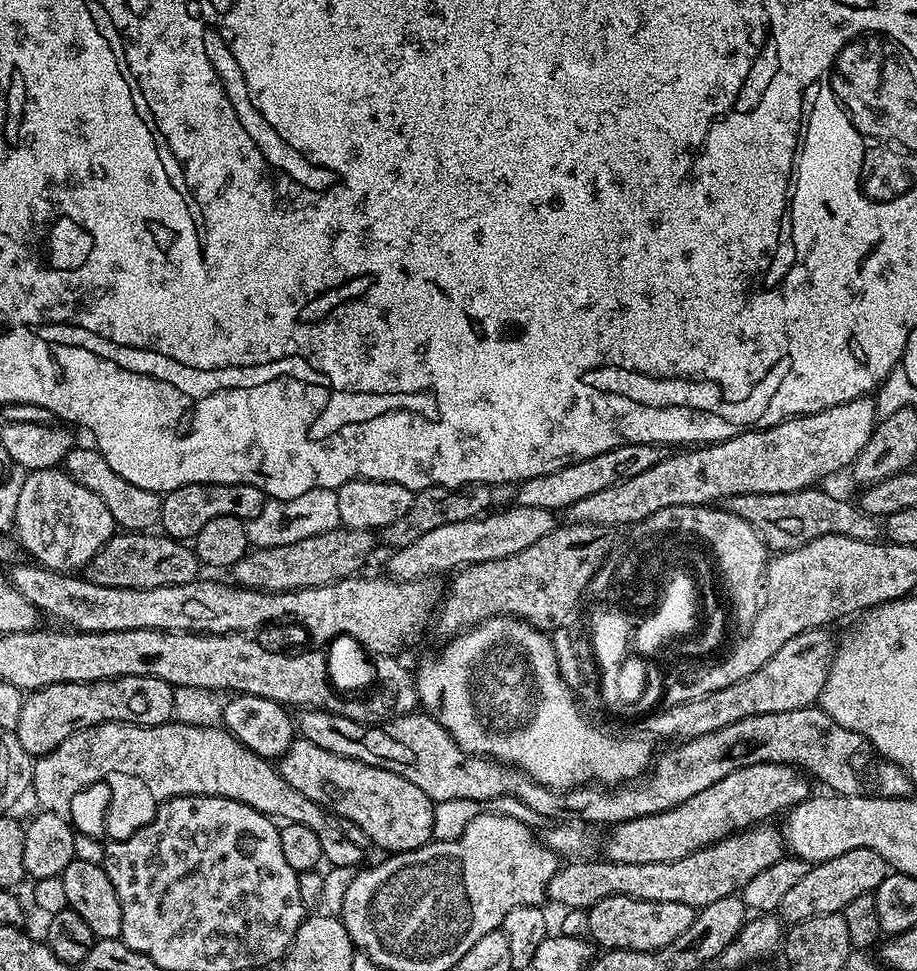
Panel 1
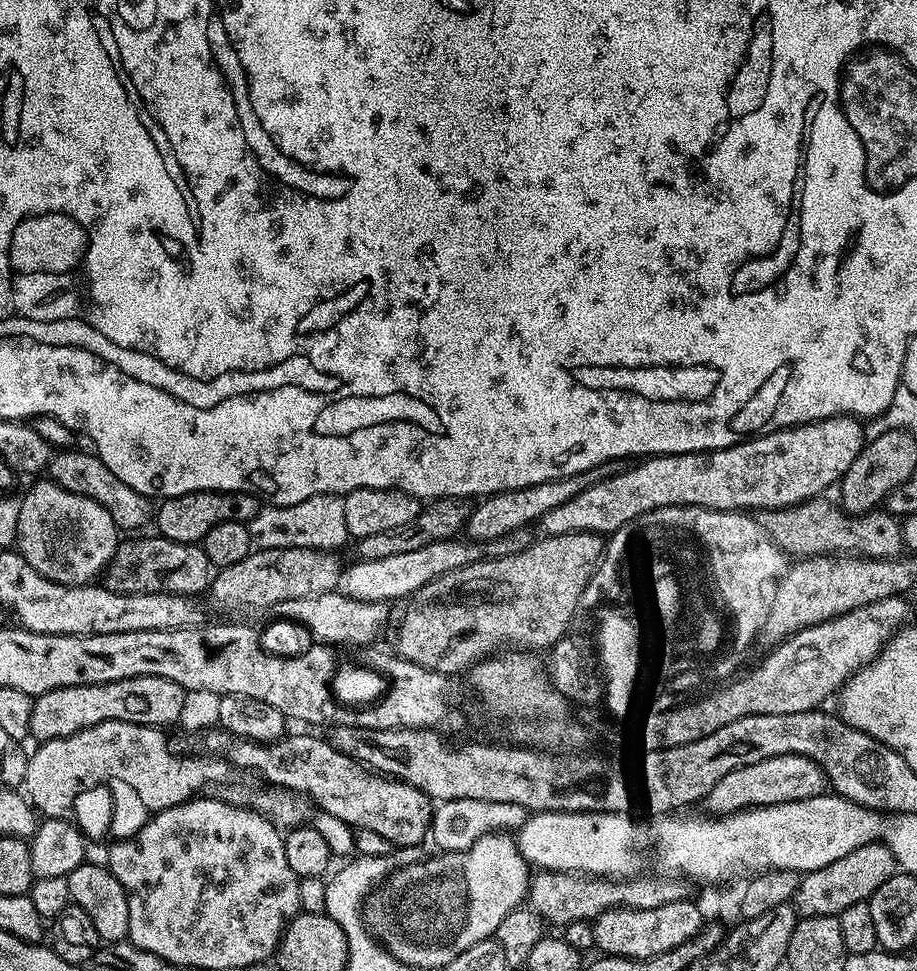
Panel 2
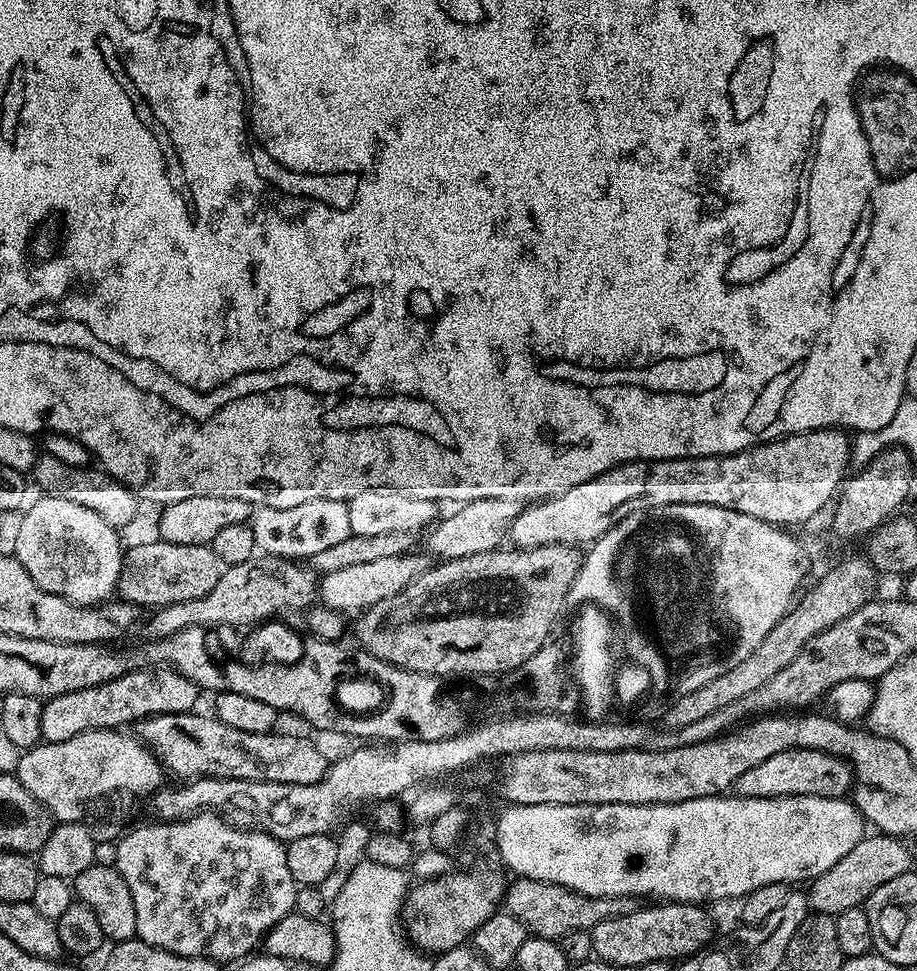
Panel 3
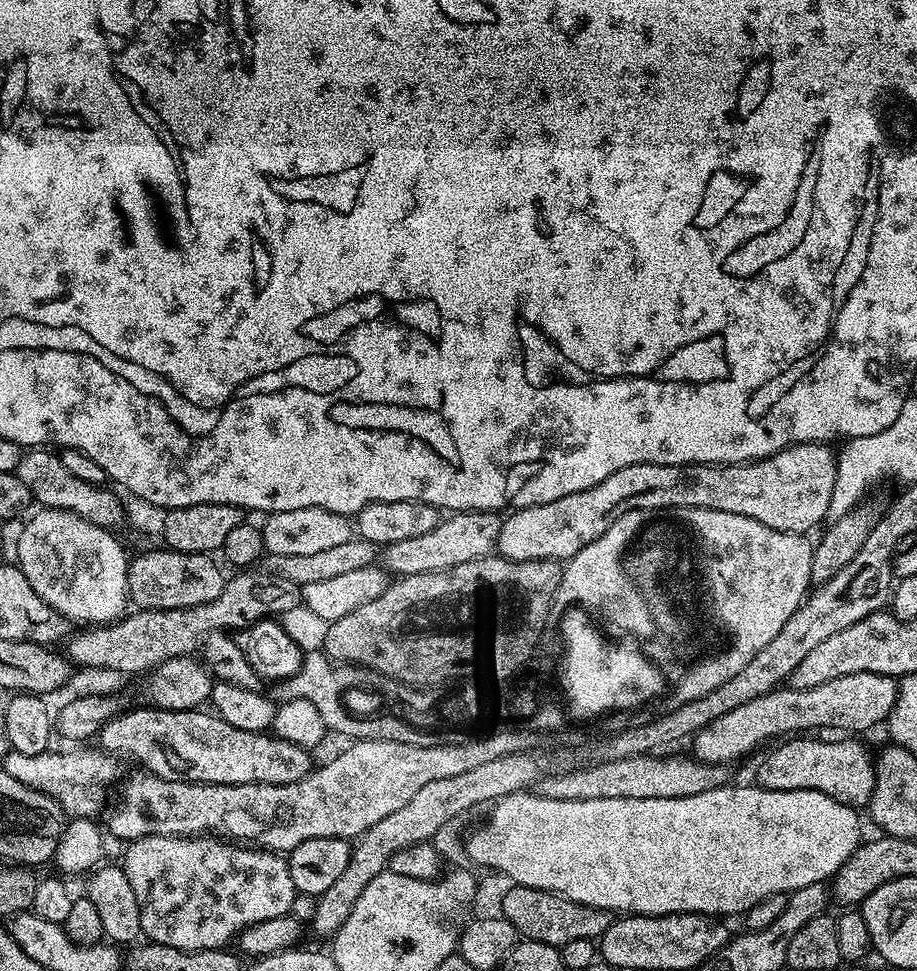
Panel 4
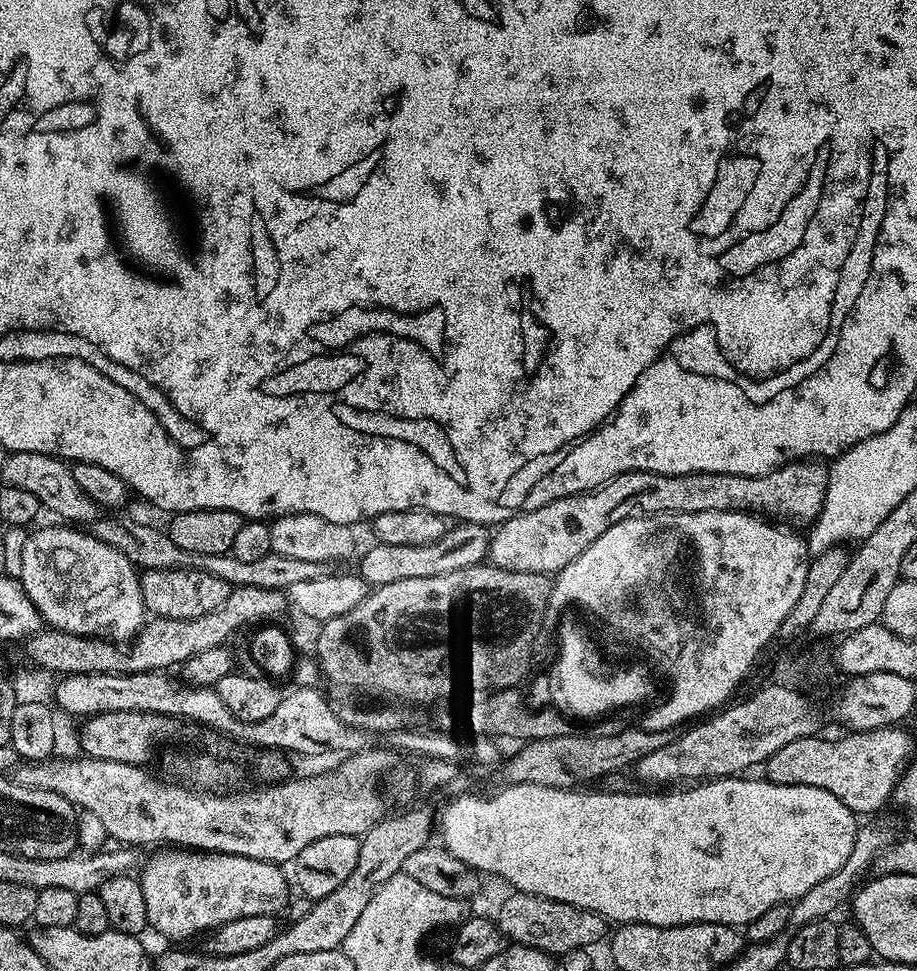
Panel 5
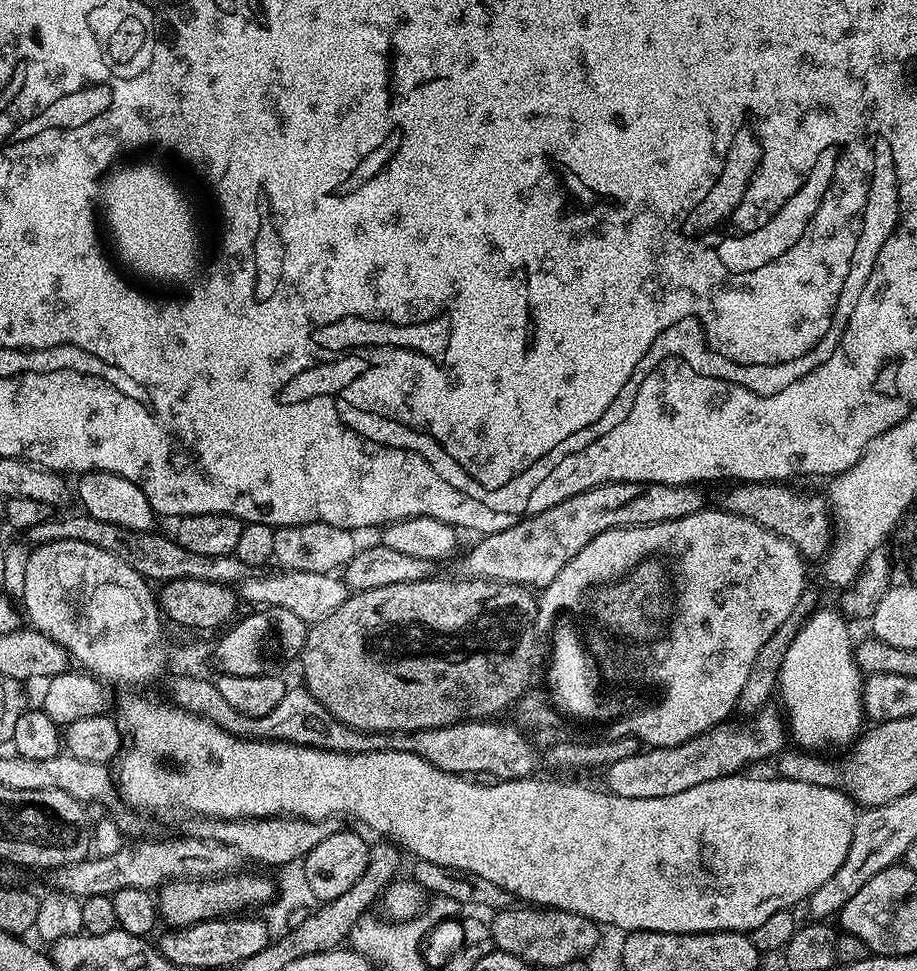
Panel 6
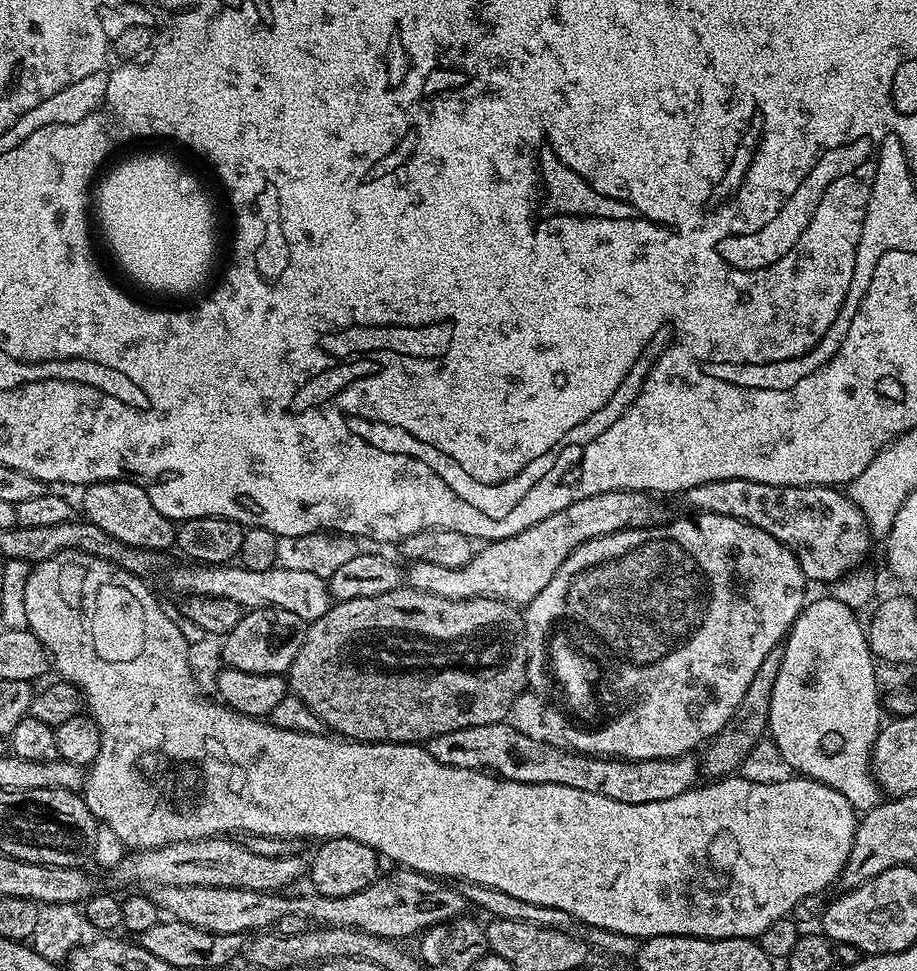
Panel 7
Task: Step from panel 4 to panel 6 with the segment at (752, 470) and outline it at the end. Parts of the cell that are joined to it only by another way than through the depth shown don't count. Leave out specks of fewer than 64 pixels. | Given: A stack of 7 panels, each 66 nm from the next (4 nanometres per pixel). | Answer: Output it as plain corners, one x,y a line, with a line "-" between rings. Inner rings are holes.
625,480
617,484
599,484
582,494
574,494
574,498
558,502
558,506
550,506
550,510
519,520
506,530
481,535
477,539
480,541
461,558
459,575
473,580
501,580
542,590
554,582
558,570
562,570
562,566
566,566
582,546
598,538
598,534
615,528
686,518
705,507
704,490
691,484
647,484
-
740,482
721,498
719,507
736,516
758,522
766,530
789,540
805,561
819,561
828,552
834,535
834,517
829,501
816,492
799,492
784,482

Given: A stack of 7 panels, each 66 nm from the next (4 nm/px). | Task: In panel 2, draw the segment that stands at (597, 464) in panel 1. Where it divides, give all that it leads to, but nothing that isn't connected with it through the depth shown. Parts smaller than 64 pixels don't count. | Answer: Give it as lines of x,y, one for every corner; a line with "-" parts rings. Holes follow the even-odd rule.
611,460
605,464
599,464
596,468
586,470
577,476
558,478
550,482
538,482
538,486
526,486
509,492
495,492
492,496
485,496
480,504
471,509
466,523
466,532
473,541
487,542
496,539
497,536
507,536
508,533
521,529
528,522
539,522
550,510
562,506
562,502
570,502
574,494
582,494
591,484
597,484
611,476
617,476
626,467
624,460

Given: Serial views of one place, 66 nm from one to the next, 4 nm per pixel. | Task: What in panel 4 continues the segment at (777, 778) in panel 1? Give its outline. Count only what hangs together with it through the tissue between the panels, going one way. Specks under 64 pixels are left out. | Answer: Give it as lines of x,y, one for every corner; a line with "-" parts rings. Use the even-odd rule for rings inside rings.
788,738
783,742
777,743
776,748
764,761
760,764
760,769
756,772
755,783
766,790
818,790
822,794
826,794
830,798
834,798
838,802
842,802
846,806
855,808
857,810
863,809
868,801
872,798
872,791
874,790
874,782
876,781
876,762
873,753
868,753
868,748
864,744
859,744
859,739
856,738
840,738
844,740
812,740
816,738

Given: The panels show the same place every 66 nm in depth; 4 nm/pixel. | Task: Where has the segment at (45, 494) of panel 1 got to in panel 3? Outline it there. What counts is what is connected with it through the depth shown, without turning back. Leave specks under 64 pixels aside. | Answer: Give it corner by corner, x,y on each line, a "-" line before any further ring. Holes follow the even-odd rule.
43,494
37,497
37,500
35,497
27,505
24,512
16,547
16,560
26,566
26,574
30,574
30,578
34,578
34,582
38,582
42,590
58,594
75,604
95,606
113,599
118,574
124,565
125,549
120,548
121,533
108,525
100,515
94,514
94,510
78,506
78,502

